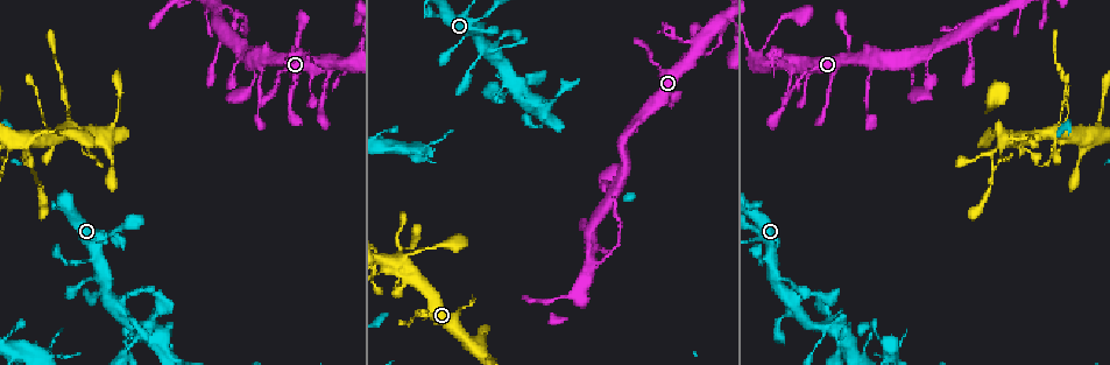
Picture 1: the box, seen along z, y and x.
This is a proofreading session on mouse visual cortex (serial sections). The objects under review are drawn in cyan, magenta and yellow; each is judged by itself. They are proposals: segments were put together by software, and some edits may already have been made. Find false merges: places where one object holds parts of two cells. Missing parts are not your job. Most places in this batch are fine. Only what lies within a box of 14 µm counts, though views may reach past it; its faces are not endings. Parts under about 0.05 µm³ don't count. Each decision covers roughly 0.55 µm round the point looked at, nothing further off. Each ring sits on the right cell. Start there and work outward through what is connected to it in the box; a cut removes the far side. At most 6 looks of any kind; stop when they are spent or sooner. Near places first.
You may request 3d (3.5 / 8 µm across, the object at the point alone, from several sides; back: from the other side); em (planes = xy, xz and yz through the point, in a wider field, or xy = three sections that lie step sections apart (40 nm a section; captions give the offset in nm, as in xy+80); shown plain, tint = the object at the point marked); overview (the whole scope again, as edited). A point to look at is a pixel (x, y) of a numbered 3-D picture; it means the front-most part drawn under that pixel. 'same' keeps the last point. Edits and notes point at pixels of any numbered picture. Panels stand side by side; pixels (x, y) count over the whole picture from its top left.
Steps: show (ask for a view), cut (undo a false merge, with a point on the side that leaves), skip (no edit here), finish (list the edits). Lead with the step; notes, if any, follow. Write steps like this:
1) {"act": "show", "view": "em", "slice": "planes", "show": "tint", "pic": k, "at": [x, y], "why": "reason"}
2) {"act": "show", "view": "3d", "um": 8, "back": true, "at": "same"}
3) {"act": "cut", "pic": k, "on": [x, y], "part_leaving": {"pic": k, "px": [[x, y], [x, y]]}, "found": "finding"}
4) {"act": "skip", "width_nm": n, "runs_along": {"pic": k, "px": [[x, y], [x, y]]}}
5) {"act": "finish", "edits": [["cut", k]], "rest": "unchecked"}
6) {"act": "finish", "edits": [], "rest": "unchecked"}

{"act": "show", "view": "3d", "um": 3.5, "pic": 1, "at": [772, 272], "why": "three-way junction"}

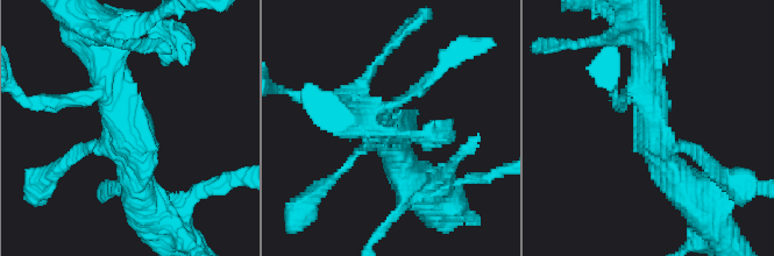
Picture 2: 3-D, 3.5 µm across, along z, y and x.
{"act": "show", "view": "em", "slice": "xy", "step": 3, "show": "tint", "pic": 2, "at": [652, 137], "arms": 3, "arm_widths_nm": [150, 400, 400]}

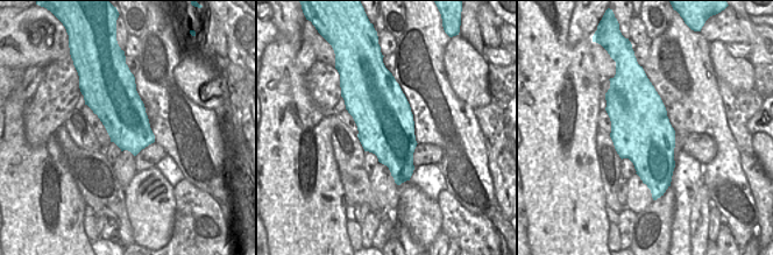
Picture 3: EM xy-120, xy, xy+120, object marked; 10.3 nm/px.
{"act": "skip", "found": "all the same cell"}

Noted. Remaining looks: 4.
{"act": "show", "view": "3d", "um": 8, "pic": 1, "at": [401, 249], "why": "thin neck"}

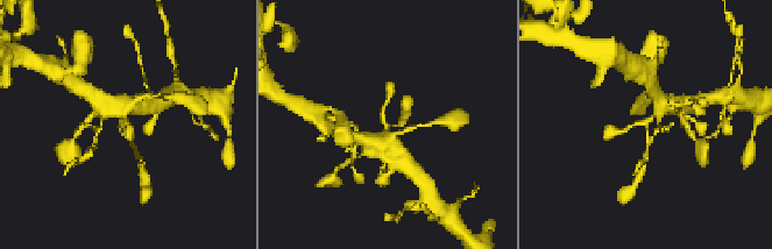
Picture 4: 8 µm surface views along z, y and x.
{"act": "show", "view": "3d", "um": 3.5, "pic": 4, "at": [387, 124], "why": "closer look"}

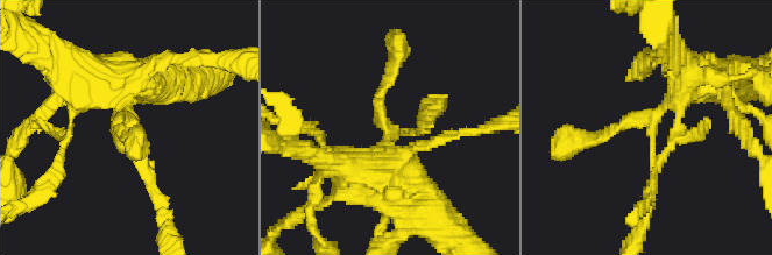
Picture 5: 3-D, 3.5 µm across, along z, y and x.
{"act": "show", "view": "em", "slice": "planes", "show": "tint", "pic": 5, "at": [393, 126]}

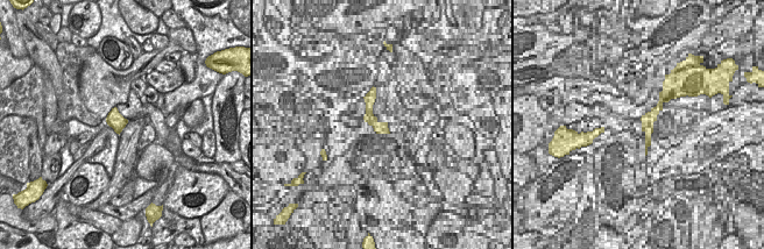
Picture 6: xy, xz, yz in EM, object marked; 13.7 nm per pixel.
{"act": "skip", "runs_along": {"pic": 5, "px": [[686, 82], [650, 121], [647, 214]]}, "found": "all the same cell"}

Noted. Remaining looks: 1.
{"act": "finish", "edits": [], "rest": "unchecked"}

